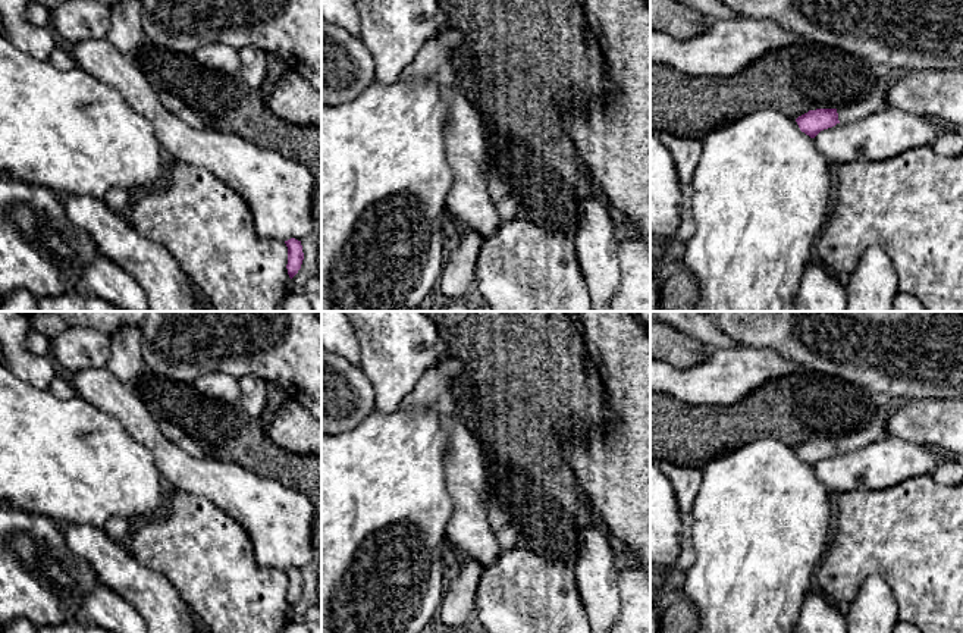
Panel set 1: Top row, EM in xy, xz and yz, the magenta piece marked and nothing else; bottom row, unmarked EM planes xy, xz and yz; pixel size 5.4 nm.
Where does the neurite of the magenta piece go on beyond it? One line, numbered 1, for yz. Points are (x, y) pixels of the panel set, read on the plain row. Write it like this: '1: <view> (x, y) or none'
1: yz (858, 439)

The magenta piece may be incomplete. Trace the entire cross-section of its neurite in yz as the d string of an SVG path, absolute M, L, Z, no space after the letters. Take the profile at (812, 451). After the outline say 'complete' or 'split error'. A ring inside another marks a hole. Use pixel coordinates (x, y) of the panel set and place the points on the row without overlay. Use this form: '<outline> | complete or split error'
M897 397L881 399L876 414L871 423L851 433L840 435L838 438L816 438L796 448L802 461L815 467L821 460L835 455L837 452L851 452L876 442L887 433L887 424L893 413L901 405L910 402L909 397Z | split error

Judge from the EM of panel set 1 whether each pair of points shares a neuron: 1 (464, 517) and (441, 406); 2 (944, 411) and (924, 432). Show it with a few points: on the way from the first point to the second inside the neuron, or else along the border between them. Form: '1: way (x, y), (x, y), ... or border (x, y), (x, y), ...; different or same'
1: way (464, 489), (464, 451), (458, 433); same
2: way (940, 416), (928, 428); same

